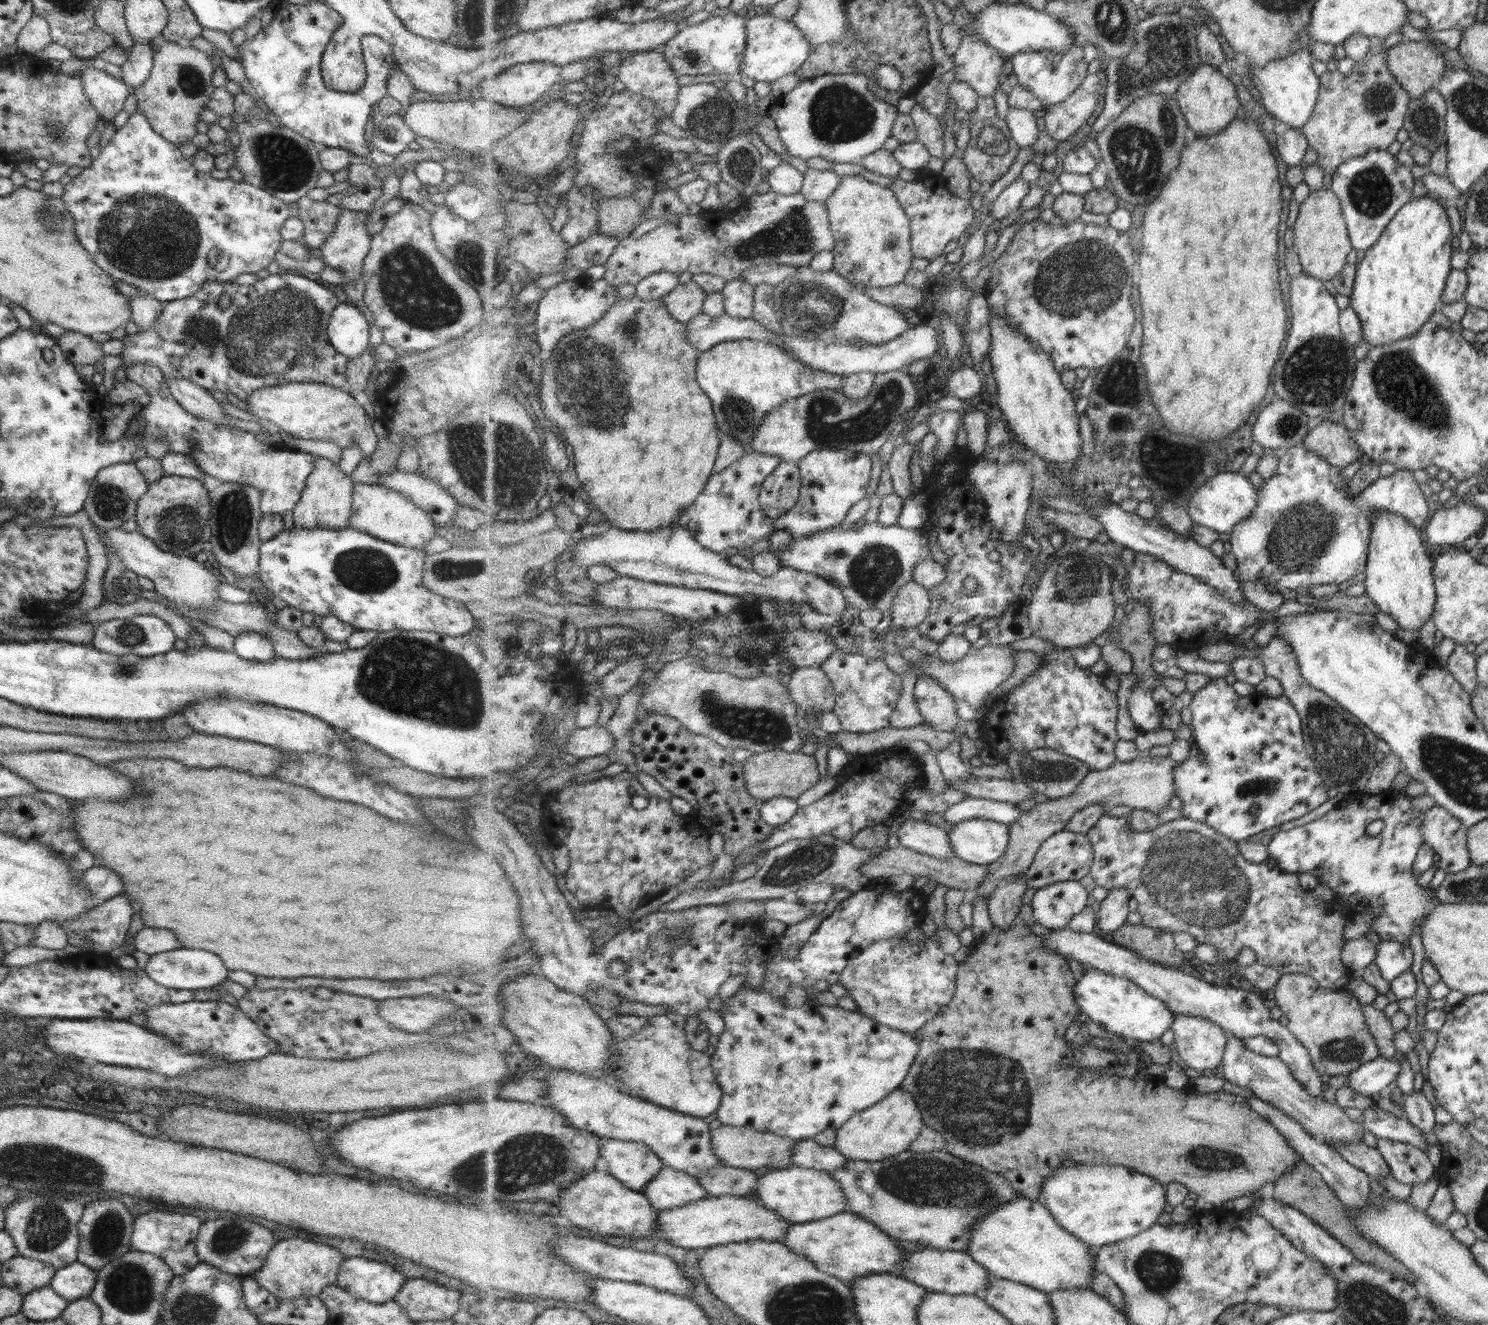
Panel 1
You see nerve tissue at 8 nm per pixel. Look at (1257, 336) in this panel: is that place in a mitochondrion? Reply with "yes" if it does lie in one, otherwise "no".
no

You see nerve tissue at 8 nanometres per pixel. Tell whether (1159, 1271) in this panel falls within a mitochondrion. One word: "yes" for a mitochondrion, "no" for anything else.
yes

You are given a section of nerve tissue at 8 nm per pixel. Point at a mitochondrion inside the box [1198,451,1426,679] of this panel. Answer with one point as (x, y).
(1302, 531)

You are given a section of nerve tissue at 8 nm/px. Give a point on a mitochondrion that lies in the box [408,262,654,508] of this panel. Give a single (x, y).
(596, 381)

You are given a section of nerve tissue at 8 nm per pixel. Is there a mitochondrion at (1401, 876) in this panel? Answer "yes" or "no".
no

